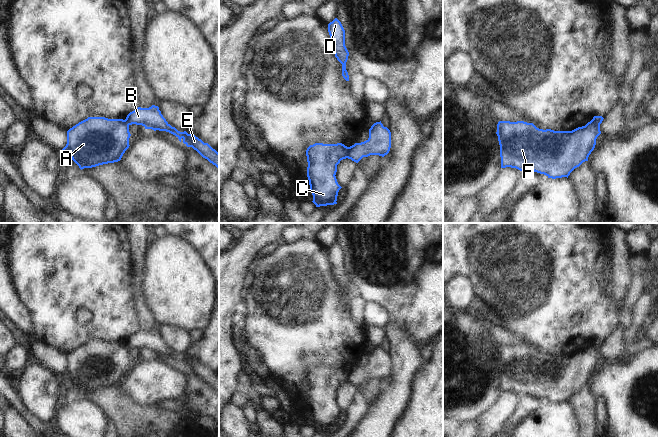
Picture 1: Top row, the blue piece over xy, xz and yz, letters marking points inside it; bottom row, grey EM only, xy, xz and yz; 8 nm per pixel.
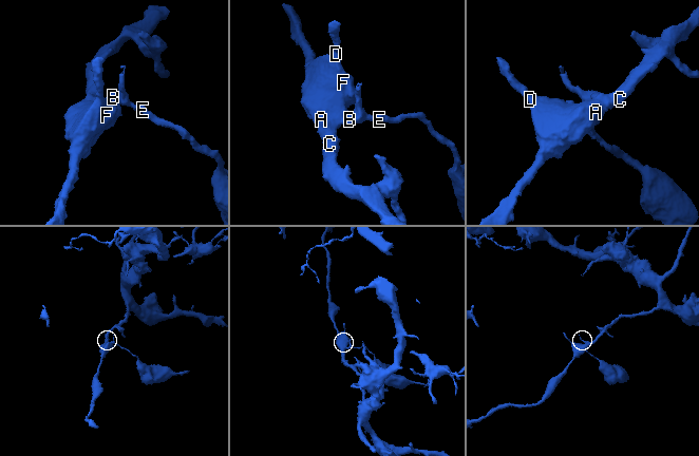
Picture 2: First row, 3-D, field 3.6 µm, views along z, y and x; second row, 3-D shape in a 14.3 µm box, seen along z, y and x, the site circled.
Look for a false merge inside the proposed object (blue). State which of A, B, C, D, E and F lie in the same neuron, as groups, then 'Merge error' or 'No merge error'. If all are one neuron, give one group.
Groups: A C D F / B E. Merge error.

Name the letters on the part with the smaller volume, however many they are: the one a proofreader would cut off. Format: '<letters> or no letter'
B, E

